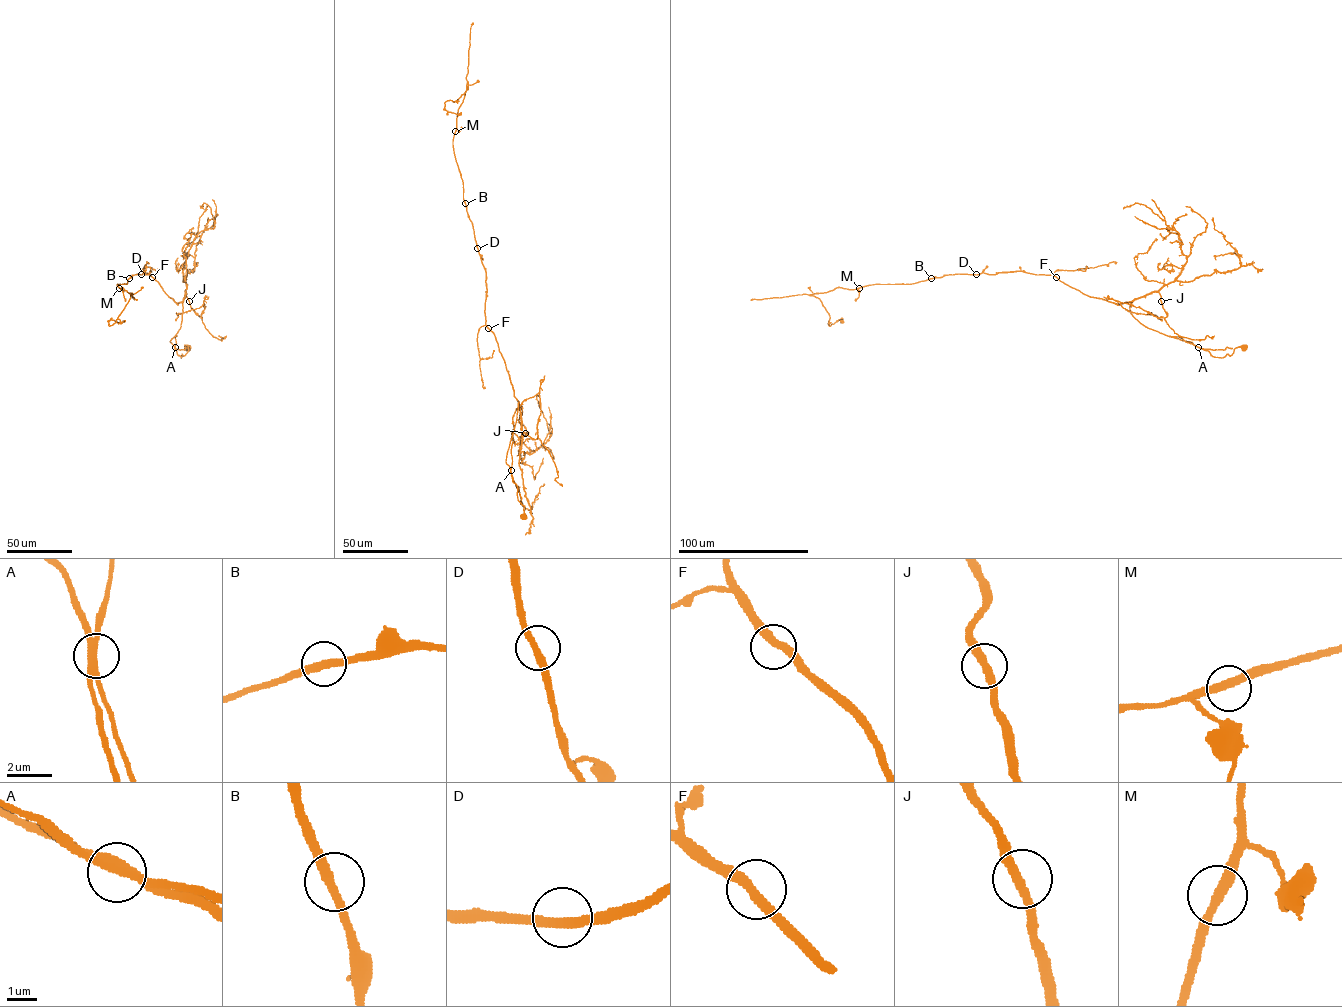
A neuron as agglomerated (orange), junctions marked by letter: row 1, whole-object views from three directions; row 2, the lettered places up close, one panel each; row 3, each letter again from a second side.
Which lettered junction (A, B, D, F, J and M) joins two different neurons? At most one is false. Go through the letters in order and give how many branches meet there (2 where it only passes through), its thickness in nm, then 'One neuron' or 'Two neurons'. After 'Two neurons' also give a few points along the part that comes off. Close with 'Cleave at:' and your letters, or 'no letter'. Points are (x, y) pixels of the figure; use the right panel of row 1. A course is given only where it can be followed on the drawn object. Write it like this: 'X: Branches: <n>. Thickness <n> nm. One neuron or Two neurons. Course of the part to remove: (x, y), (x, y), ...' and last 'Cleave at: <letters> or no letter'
A: Branches: 2. Thickness 340 nm. Two neurons. Course of the part to remove: (1198, 347), (1232, 348)
B: Branches: 2. Thickness 320 nm. One neuron
D: Branches: 2. Thickness 320 nm. One neuron
F: Branches: 2. Thickness 320 nm. One neuron
J: Branches: 2. Thickness 320 nm. One neuron
M: Branches: 2. Thickness 320 nm. One neuron
Cleave at: A

